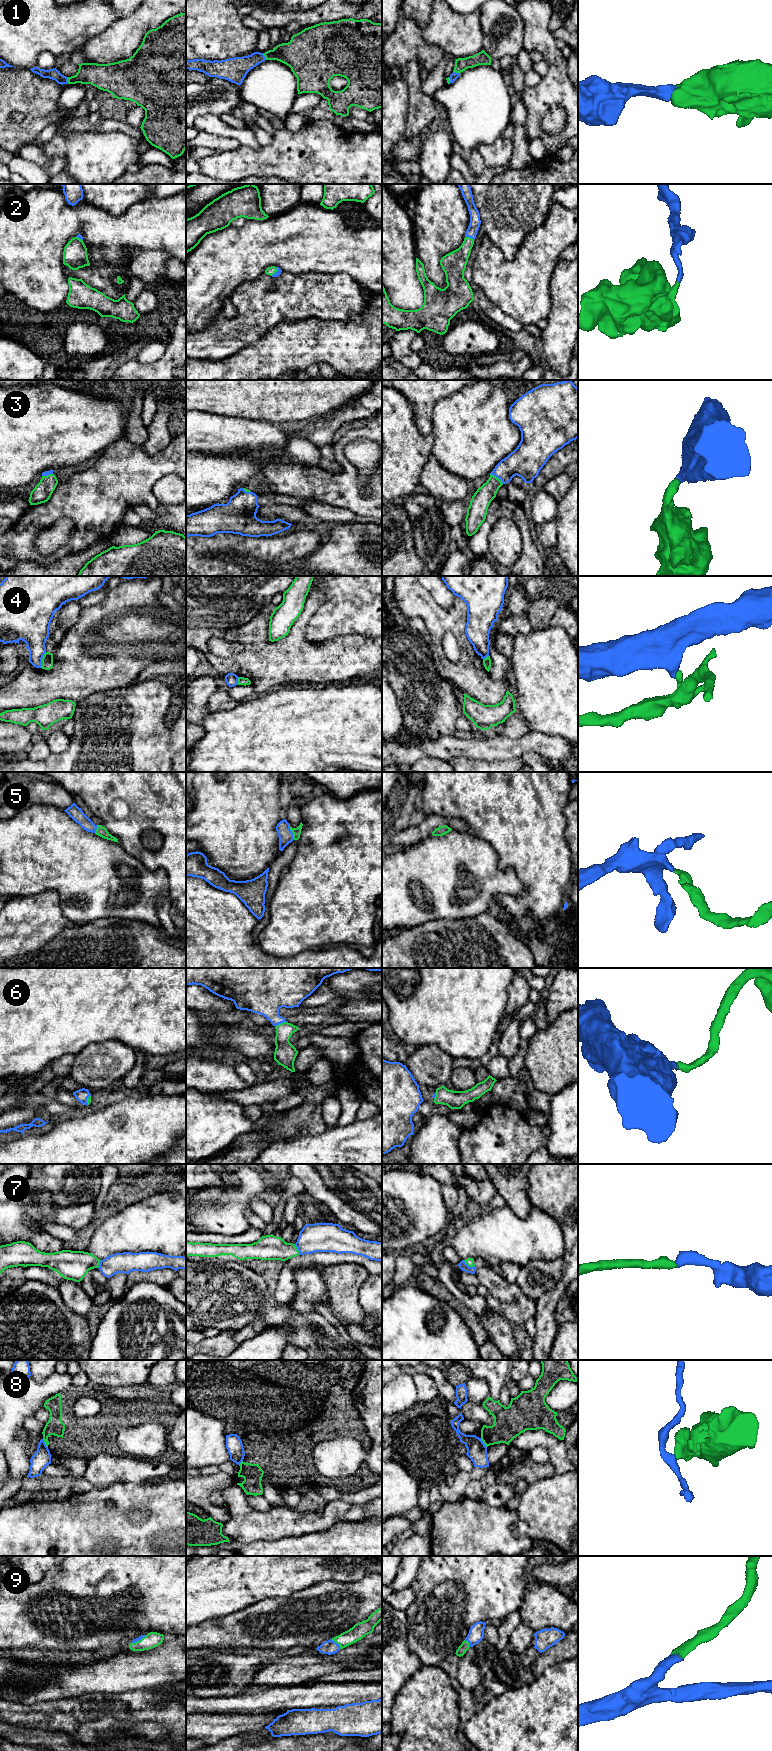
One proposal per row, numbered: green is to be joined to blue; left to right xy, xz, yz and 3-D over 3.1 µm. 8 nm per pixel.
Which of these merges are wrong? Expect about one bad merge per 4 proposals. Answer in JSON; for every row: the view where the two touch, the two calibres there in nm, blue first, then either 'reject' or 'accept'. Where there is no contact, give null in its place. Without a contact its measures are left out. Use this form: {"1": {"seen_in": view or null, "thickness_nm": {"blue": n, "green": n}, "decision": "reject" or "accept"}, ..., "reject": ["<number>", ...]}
{"1": {"seen_in": "xz", "thickness_nm": {"blue": 190, "green": 220}, "decision": "accept"}, "2": {"seen_in": "yz", "thickness_nm": {"blue": 90, "green": 190}, "decision": "accept"}, "3": {"seen_in": "yz", "thickness_nm": {"blue": 240, "green": 150}, "decision": "accept"}, "4": {"seen_in": "xy", "thickness_nm": {"blue": 240, "green": 100}, "decision": "reject"}, "5": {"seen_in": "xz", "thickness_nm": {"blue": 110, "green": 70}, "decision": "accept"}, "6": {"seen_in": "xz", "thickness_nm": {"blue": 300, "green": 180}, "decision": "accept"}, "7": {"seen_in": "yz", "thickness_nm": {"blue": 70, "green": 60}, "decision": "accept"}, "8": {"seen_in": "yz", "thickness_nm": {"blue": 160, "green": 240}, "decision": "reject"}, "9": {"seen_in": "xz", "thickness_nm": {"blue": 120, "green": 120}, "decision": "accept"}, "reject": ["4", "8"]}

